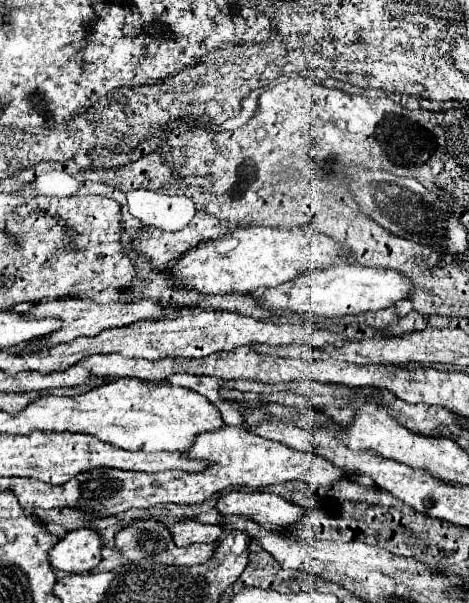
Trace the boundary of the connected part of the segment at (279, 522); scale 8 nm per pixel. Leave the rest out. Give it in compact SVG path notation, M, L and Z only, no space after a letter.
M224 492L216 504L222 516L242 516L260 522L262 526L284 528L300 520L302 508L270 492Z

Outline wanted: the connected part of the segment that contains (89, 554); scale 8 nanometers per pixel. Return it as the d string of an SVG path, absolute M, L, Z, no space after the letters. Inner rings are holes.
M72 530L50 550L50 564L62 572L90 572L102 560L100 550L102 542L94 530Z

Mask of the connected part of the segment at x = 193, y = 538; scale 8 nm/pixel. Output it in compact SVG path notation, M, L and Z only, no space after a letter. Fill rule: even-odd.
M184 520L172 526L172 536L176 546L188 546L194 542L216 542L222 536L220 524L202 524L196 520Z

